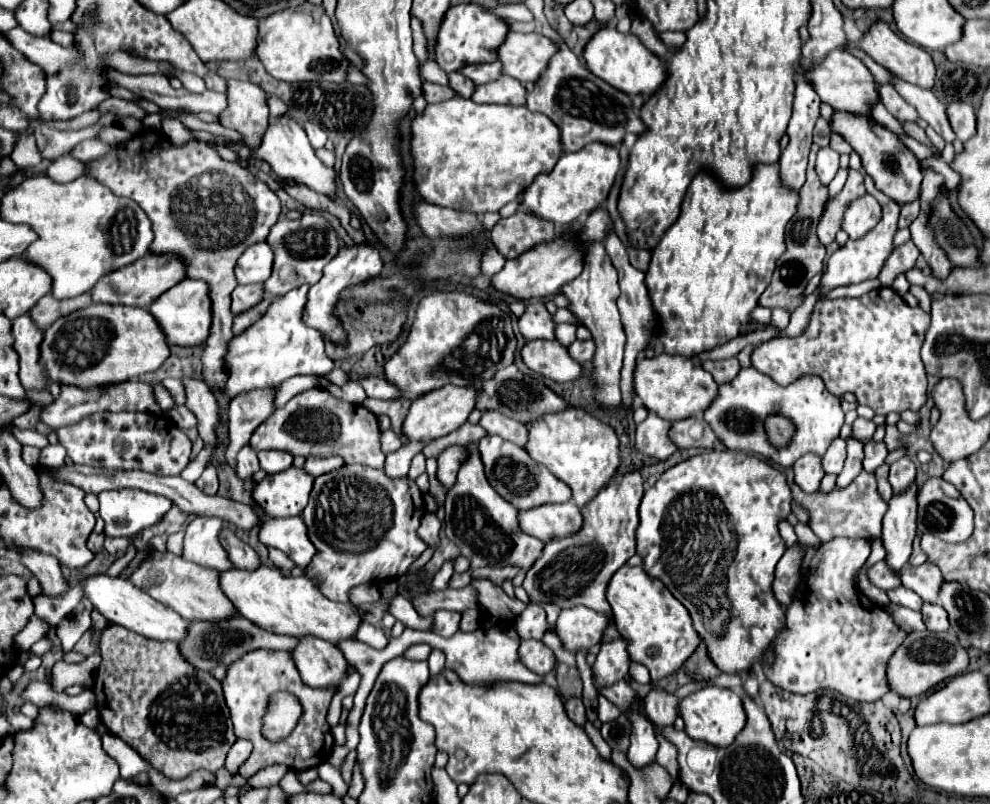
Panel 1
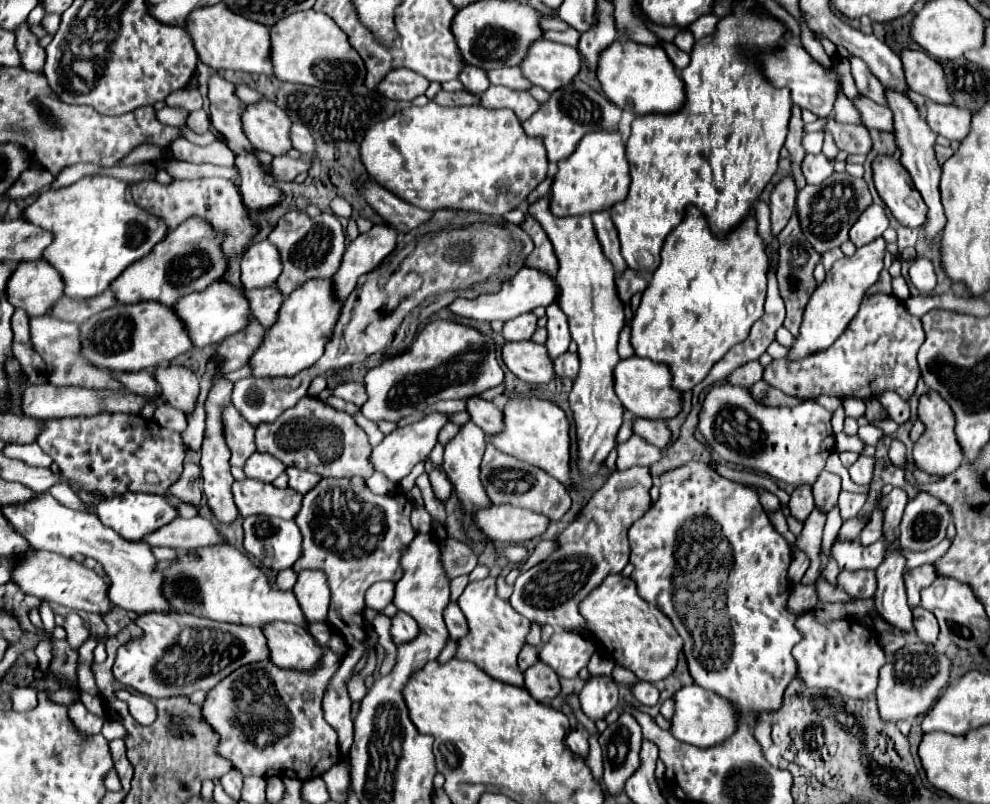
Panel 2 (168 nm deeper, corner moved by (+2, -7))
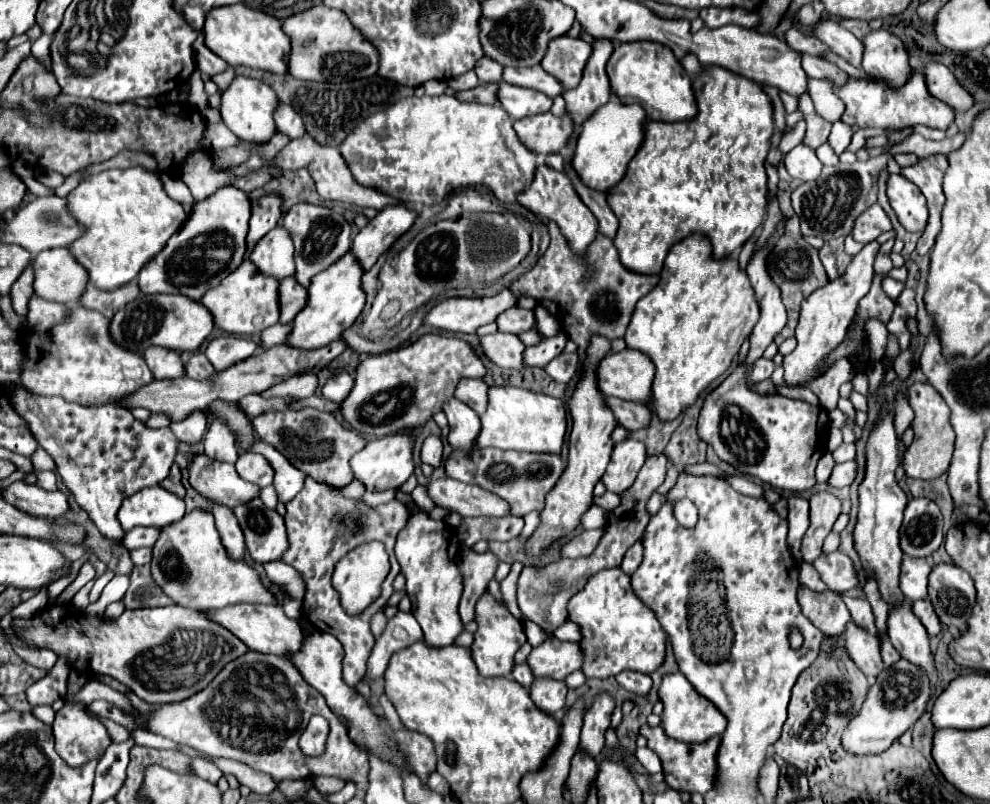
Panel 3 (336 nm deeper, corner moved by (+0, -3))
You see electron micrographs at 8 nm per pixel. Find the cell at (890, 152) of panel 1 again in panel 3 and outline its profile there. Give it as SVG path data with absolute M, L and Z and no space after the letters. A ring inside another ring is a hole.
M891 174L887 178L887 196L891 208L905 230L921 232L927 224L925 196L917 190L917 186L913 186L913 182L907 182L907 178L901 176L903 174Z

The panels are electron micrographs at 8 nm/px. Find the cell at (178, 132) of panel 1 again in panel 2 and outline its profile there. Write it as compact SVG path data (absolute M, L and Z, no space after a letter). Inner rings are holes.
M203 109L191 112L189 118L187 118L187 126L189 126L193 132L197 132L197 134L207 132L209 129L208 114Z

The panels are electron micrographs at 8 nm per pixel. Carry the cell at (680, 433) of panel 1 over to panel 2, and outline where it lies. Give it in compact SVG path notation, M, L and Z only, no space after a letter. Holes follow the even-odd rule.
M645 418L633 420L633 434L641 436L643 440L655 444L661 450L669 446L669 438L671 438L671 432L663 420L645 420Z

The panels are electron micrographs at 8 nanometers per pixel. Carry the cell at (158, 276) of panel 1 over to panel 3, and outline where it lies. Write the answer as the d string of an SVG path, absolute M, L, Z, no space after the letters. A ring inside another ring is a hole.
M221 188L209 198L197 202L165 248L141 268L137 276L143 294L183 294L191 300L199 300L205 290L217 286L229 272L233 272L247 250L247 222L249 222L249 198L237 188Z

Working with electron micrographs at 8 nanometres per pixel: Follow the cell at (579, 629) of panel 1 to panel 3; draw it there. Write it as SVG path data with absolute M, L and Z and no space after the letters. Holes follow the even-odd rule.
M555 636L533 648L527 658L535 676L551 676L565 680L571 672L583 666L583 650L579 642L561 642Z

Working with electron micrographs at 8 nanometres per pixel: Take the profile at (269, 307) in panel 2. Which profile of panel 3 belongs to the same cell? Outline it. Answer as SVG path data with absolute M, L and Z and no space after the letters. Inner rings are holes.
M283 278L279 280L279 306L281 306L281 324L291 324L291 320L297 316L297 312L305 306L307 290L303 286L297 286L295 278Z

